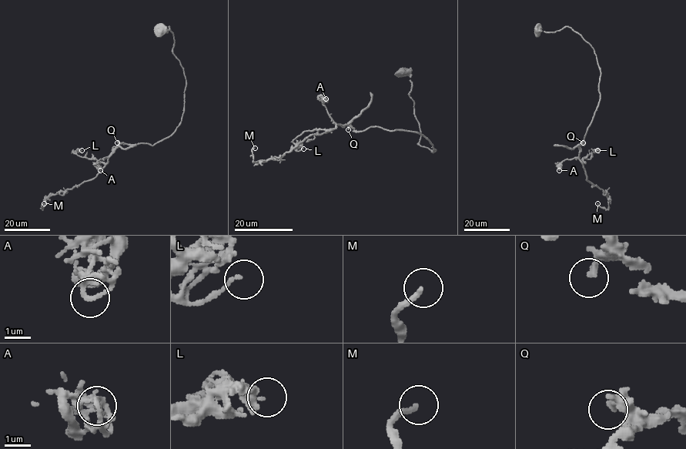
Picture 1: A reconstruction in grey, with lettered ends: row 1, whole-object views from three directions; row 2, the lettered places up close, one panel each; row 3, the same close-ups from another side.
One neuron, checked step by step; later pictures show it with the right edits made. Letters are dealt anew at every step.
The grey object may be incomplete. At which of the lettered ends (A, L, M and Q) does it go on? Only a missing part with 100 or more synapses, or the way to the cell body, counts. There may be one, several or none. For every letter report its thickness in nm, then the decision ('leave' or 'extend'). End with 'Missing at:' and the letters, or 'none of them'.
A: 170 nm | leave
L: 130 nm | leave
M: 200 nm | leave
Q: 150 nm | leave
Missing at: none of them

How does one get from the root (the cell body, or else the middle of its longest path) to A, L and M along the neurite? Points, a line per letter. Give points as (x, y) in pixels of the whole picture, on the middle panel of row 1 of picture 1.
A: (401, 72), (409, 75), (418, 143), (433, 151), (414, 132), (337, 124), (326, 98)
L: (401, 72), (409, 75), (418, 143), (433, 151), (414, 132), (349, 123), (304, 131), (293, 140), (303, 149)
M: (401, 72), (409, 75), (418, 143), (433, 151), (414, 132), (349, 123), (269, 160), (253, 162), (255, 148)

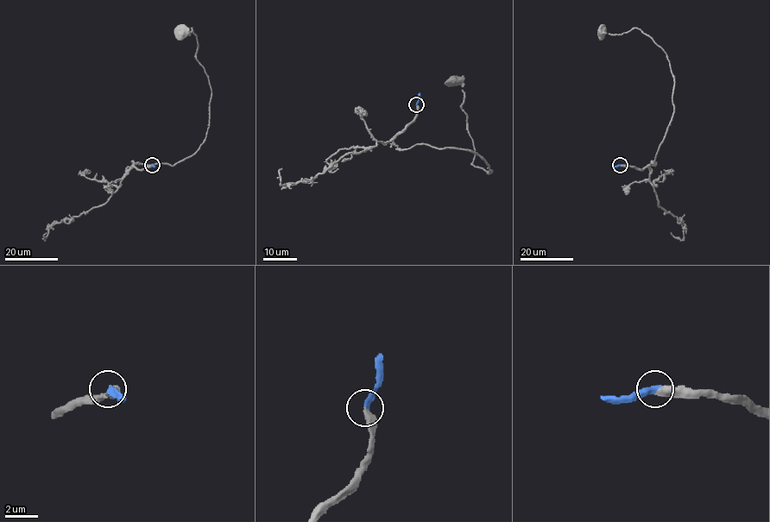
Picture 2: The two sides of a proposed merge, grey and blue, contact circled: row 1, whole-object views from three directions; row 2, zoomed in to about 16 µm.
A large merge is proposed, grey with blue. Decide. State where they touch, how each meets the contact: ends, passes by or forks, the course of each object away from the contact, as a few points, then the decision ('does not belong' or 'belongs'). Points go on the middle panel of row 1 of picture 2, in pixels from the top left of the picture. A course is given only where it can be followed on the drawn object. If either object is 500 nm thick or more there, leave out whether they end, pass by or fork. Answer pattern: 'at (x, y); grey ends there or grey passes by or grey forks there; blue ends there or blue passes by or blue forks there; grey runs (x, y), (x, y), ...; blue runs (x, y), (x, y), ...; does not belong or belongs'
at (416, 104); grey ends there; blue ends there; grey runs (416, 104), (417, 115), (394, 140), (399, 149), (466, 149), (489, 172), (472, 163), (463, 91), (451, 80); blue runs (416, 104), (419, 93); belongs

